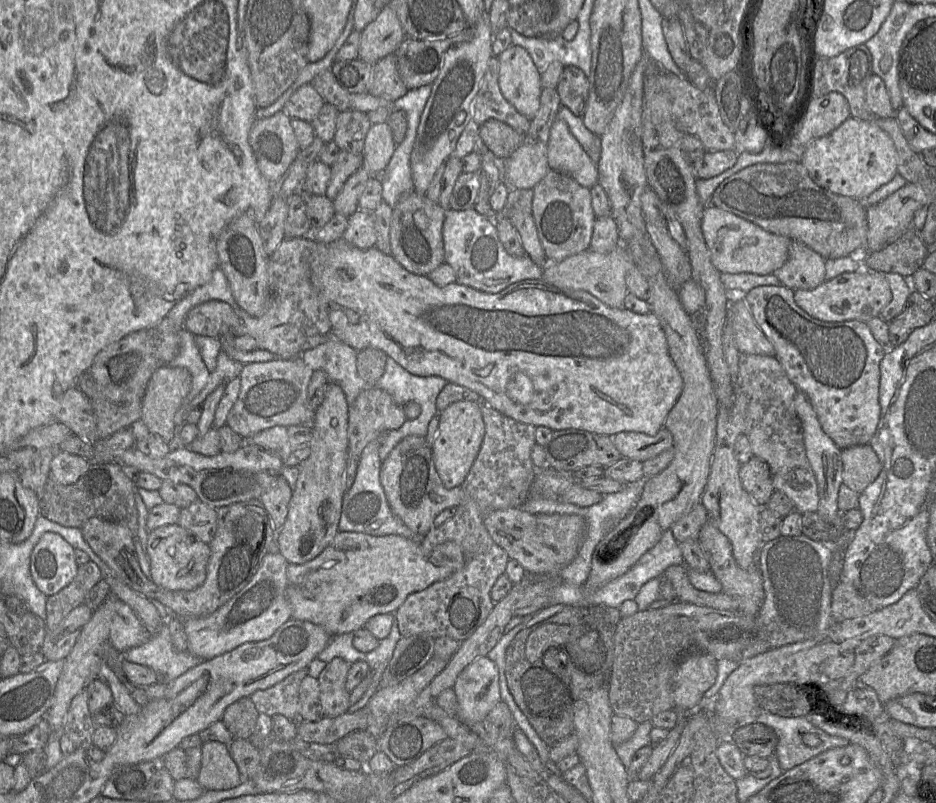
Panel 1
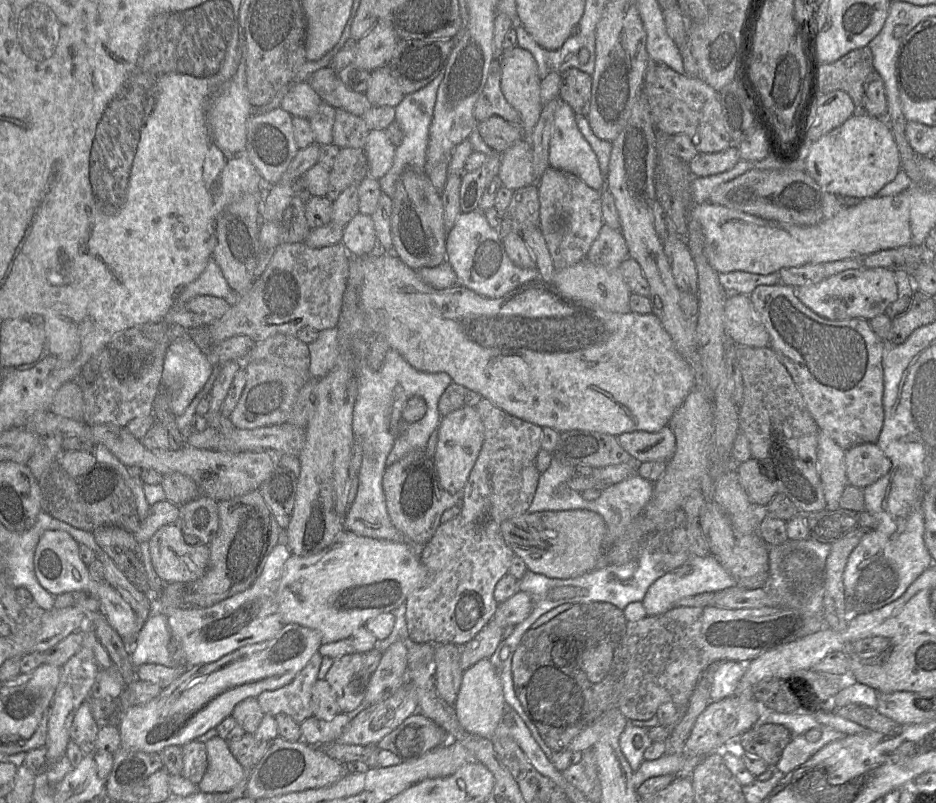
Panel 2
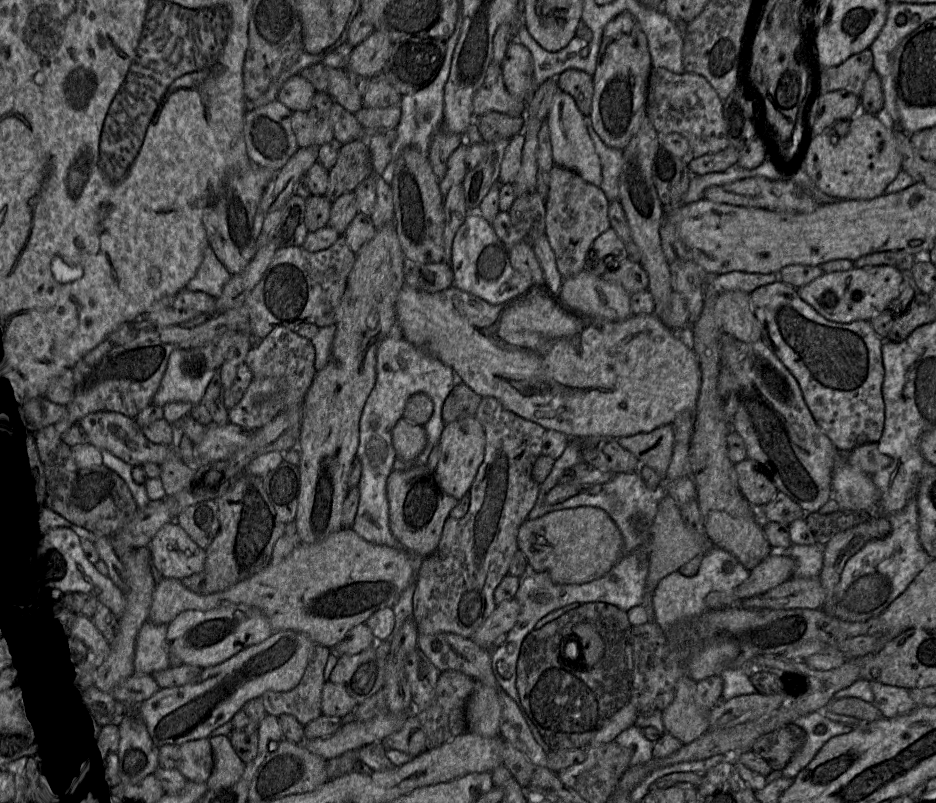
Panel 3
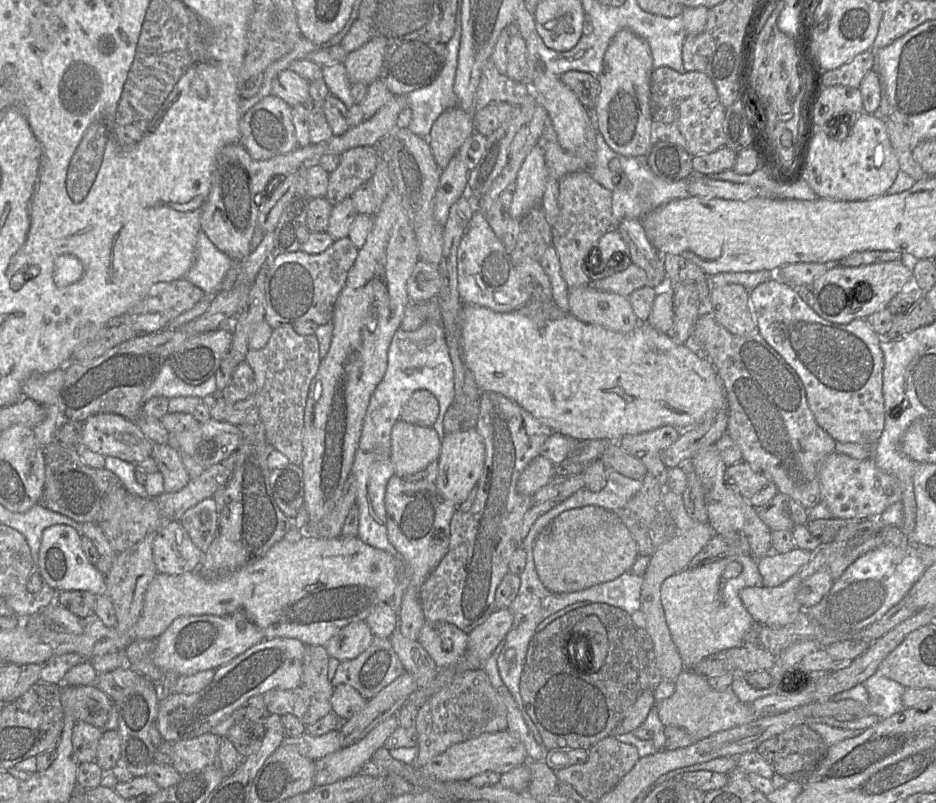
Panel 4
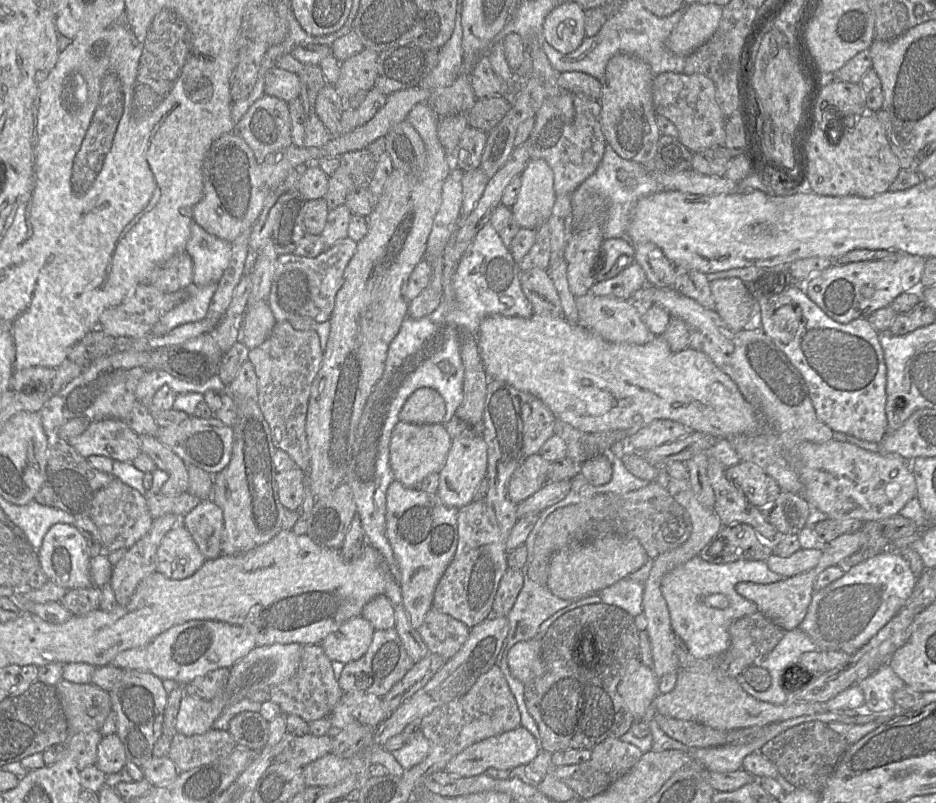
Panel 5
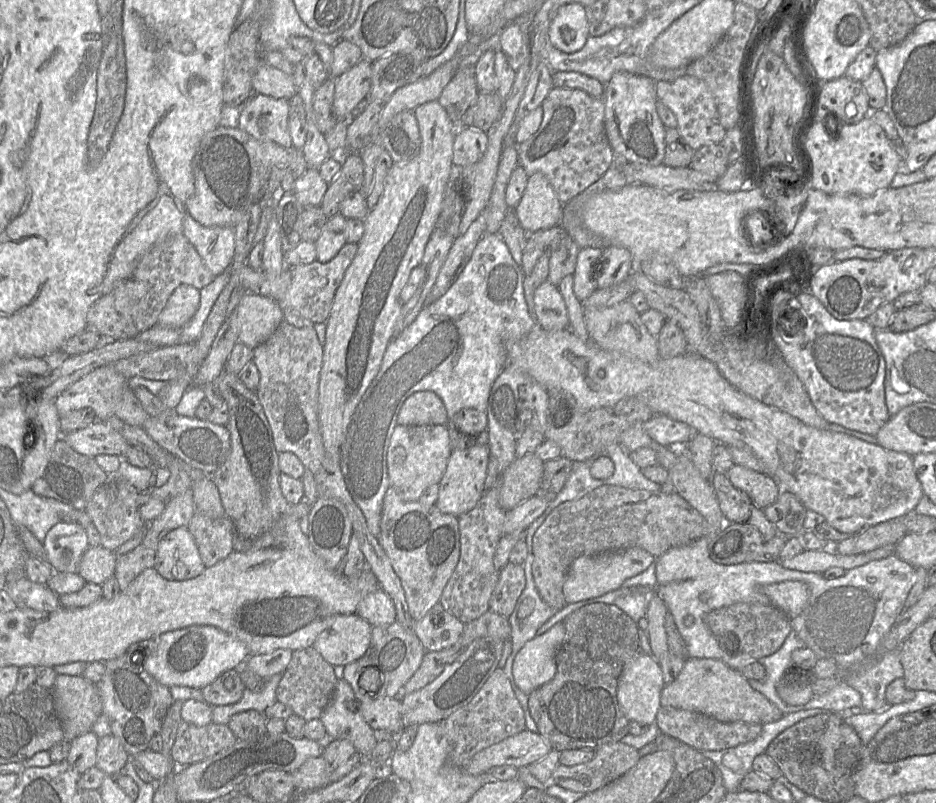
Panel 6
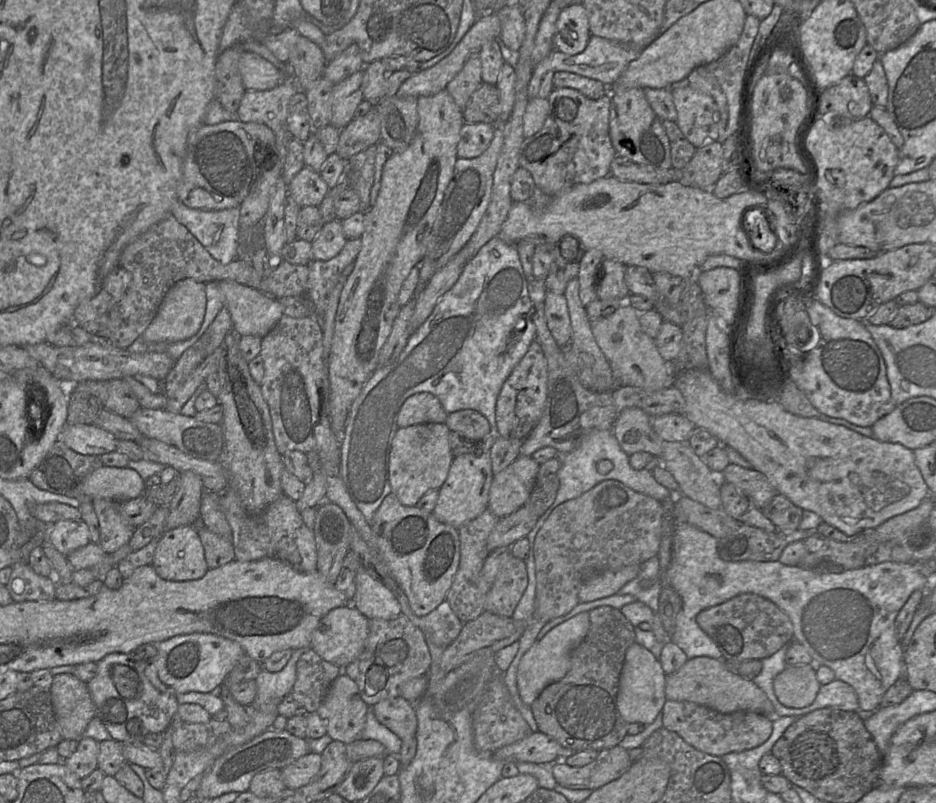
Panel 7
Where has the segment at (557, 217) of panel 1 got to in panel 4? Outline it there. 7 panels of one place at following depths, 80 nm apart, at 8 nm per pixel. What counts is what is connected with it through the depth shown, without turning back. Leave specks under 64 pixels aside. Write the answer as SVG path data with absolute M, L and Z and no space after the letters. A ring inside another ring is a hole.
M588 171L568 174L559 180L559 215L552 226L552 245L557 250L561 273L569 291L590 285L586 263L596 265L599 260L597 249L600 238L612 229L612 194L597 183Z

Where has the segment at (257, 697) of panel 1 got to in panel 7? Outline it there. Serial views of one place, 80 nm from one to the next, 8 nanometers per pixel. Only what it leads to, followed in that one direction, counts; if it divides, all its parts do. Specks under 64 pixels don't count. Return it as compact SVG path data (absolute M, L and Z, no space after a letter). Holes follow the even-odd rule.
M311 647L300 655L296 681L287 697L302 704L307 714L317 712L340 667L322 659Z

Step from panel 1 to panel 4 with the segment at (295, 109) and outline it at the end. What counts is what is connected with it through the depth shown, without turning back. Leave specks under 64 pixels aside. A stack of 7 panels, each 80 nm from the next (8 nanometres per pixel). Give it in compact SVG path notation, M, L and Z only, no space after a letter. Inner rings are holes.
M289 69L283 70L272 82L271 94L281 98L290 107L305 105L309 96L309 82Z

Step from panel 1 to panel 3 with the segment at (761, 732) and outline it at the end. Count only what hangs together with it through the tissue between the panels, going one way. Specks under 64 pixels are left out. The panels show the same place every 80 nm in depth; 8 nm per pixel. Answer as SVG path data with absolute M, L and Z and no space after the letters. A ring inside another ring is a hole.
M790 723L760 736L751 750L767 761L773 770L782 771L805 740L806 732Z

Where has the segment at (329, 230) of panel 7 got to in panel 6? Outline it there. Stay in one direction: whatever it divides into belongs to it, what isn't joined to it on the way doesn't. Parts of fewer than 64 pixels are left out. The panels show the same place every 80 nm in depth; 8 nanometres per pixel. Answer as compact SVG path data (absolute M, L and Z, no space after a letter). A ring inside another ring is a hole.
M340 212L327 220L319 238L314 242L318 261L330 261L347 243L346 223L347 219Z

